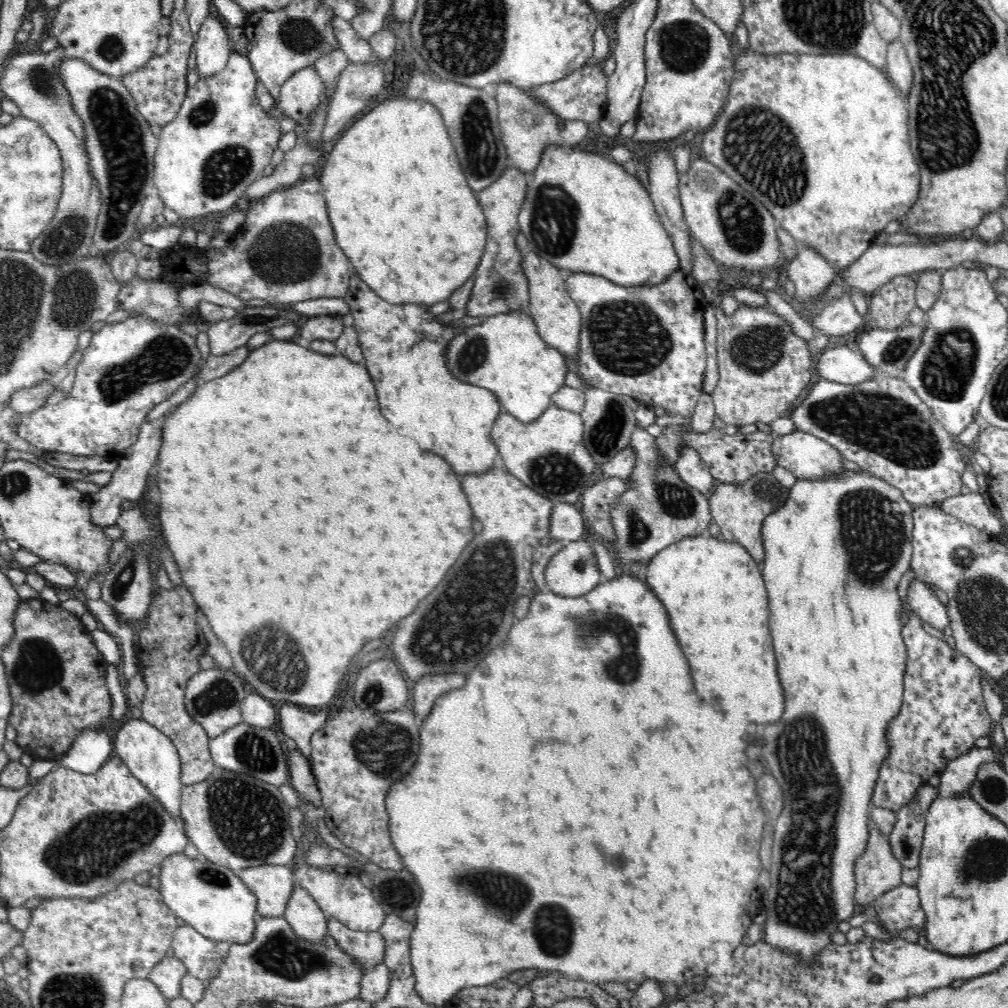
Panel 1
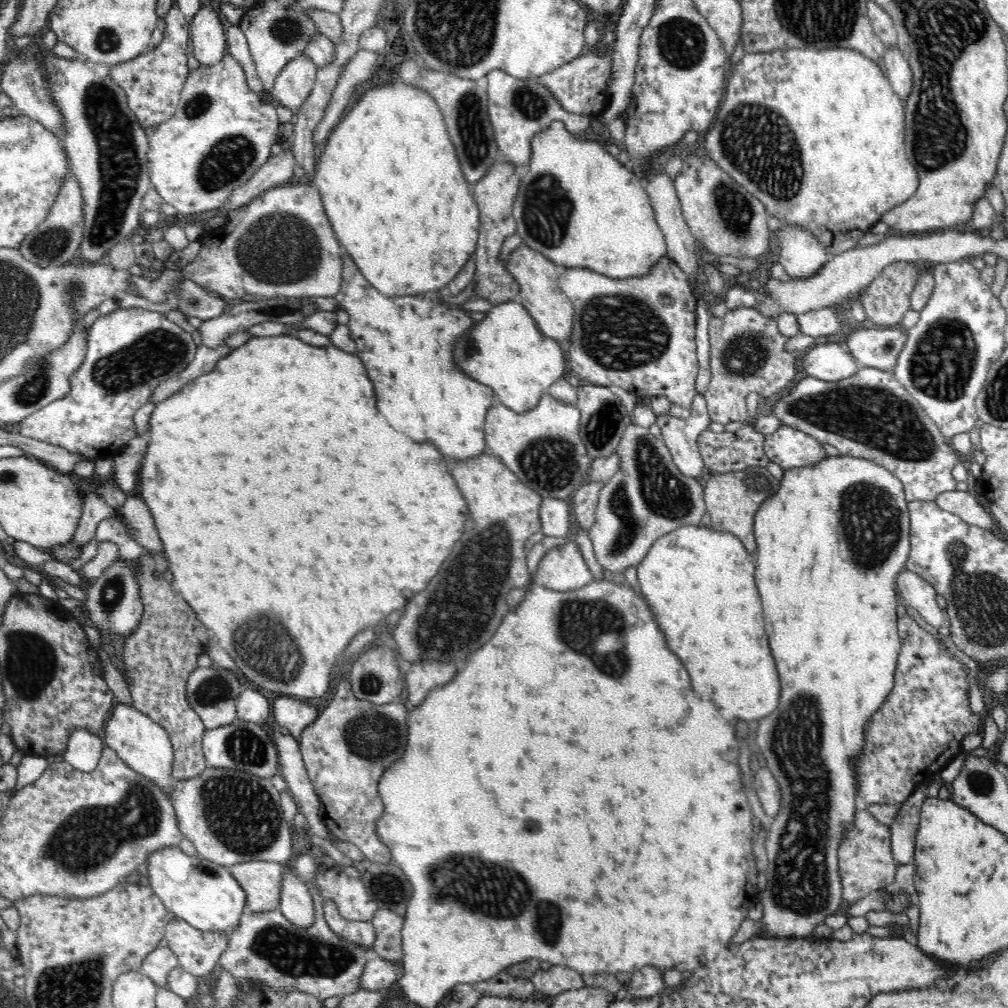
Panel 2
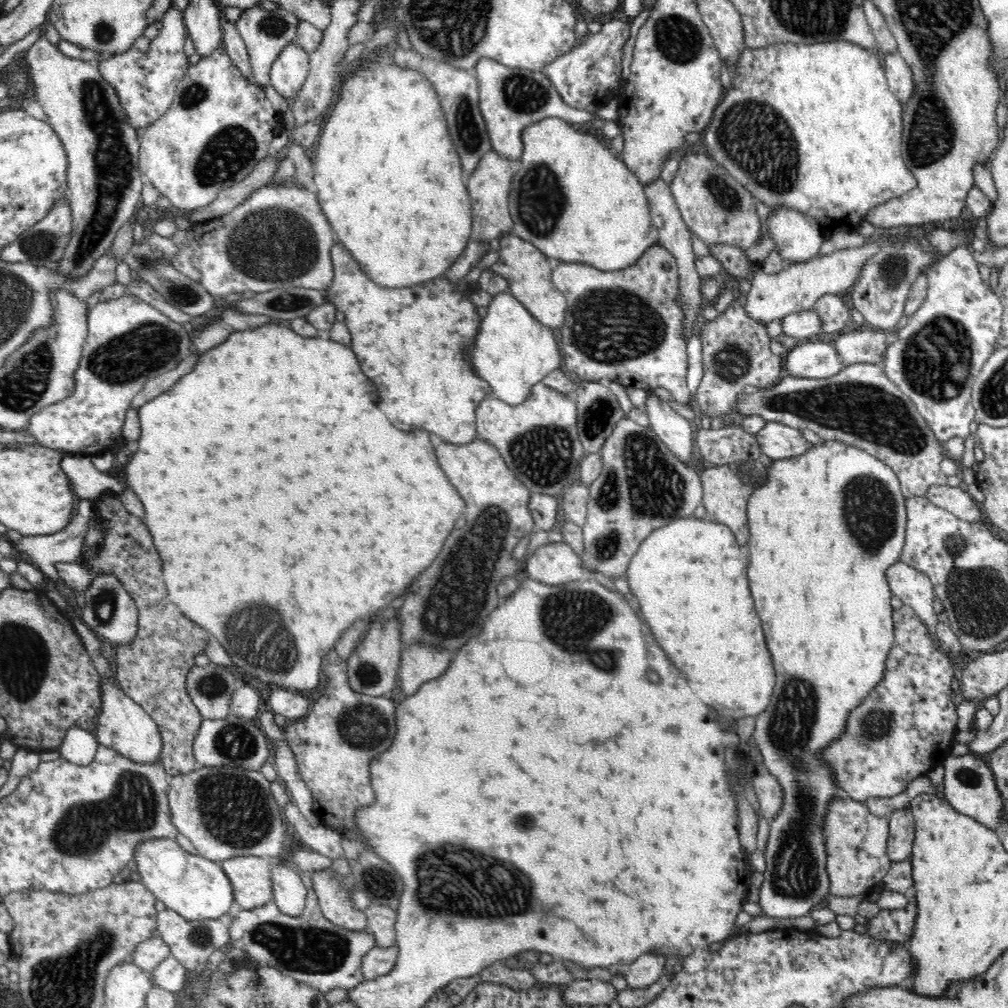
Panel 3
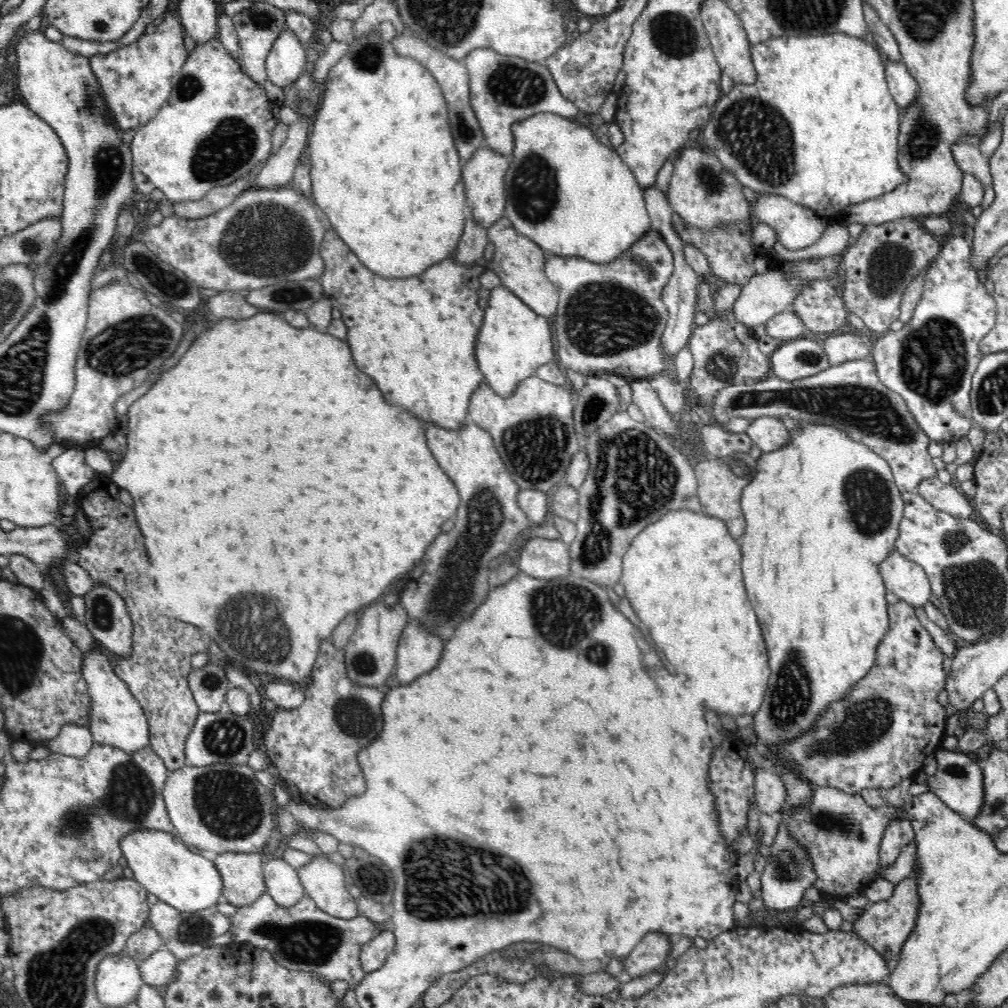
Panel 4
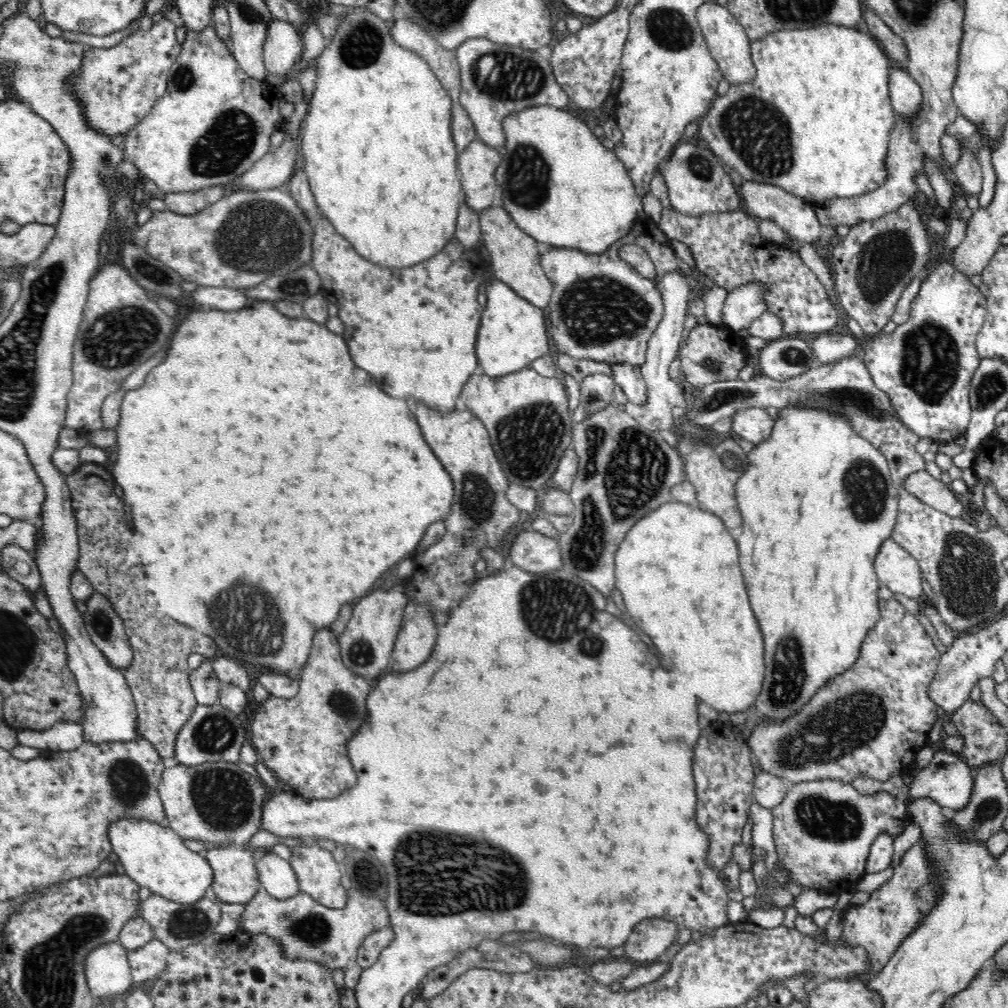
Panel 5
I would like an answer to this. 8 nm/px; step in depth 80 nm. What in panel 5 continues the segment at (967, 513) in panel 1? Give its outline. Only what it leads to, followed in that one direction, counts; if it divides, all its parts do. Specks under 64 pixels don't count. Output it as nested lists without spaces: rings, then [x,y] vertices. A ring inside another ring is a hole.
[[[926,471],[910,474],[902,487],[924,504],[948,516],[960,518],[964,514],[965,501],[956,495],[950,485],[944,485],[940,479],[937,480]]]

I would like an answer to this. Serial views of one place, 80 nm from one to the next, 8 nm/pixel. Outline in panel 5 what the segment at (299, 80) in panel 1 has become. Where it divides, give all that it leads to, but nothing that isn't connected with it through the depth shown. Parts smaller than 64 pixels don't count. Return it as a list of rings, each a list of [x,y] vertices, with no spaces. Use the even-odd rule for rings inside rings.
[[[274,18],[268,24],[264,44],[263,62],[267,72],[274,76],[285,76],[286,81],[294,77],[294,64],[299,62],[304,47],[297,28]]]

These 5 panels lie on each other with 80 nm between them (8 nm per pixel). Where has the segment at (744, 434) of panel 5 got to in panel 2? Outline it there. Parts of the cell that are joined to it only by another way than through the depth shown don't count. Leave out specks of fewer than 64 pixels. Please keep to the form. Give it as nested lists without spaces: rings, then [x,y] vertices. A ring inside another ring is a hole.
[[[784,425],[777,432],[764,436],[766,457],[786,471],[814,467],[827,458],[819,440],[794,428]]]

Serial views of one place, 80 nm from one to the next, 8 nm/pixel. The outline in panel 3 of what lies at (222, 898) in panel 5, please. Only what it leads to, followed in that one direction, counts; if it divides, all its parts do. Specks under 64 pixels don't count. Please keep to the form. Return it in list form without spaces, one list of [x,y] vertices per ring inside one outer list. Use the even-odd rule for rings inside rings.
[[[238,856],[222,860],[221,865],[235,889],[236,909],[253,910],[273,901],[270,868],[274,861],[258,856]]]

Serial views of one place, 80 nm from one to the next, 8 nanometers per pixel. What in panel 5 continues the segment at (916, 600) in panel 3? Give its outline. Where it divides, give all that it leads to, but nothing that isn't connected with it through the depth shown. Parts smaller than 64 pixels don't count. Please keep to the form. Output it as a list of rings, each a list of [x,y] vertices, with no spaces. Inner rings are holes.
[[[892,538],[880,544],[874,558],[876,574],[892,592],[918,600],[922,596],[922,576],[918,561]]]

